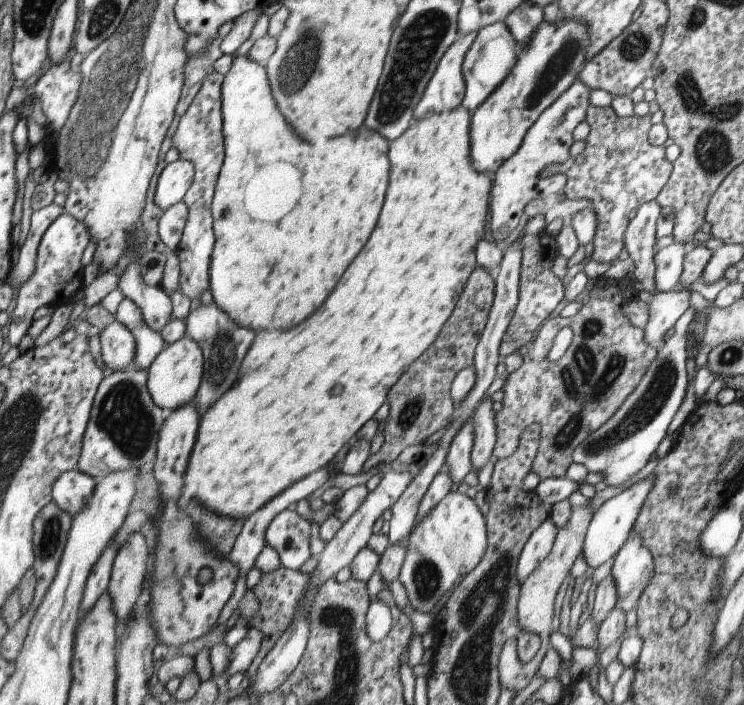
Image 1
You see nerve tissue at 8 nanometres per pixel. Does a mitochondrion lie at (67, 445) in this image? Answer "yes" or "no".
no

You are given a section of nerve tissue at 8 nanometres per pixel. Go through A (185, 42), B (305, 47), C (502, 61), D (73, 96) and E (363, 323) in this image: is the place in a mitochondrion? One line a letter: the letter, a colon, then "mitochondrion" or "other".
A: other
B: mitochondrion
C: other
D: mitochondrion
E: other

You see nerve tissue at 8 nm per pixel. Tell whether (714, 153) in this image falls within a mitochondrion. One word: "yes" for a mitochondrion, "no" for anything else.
yes

